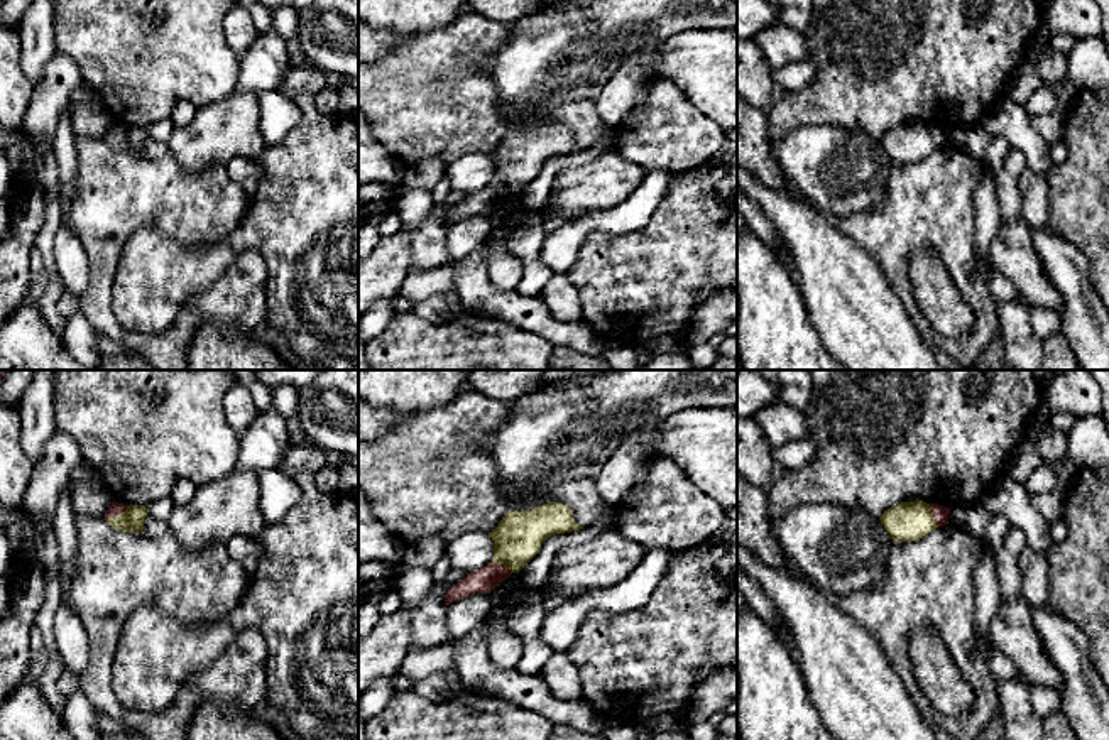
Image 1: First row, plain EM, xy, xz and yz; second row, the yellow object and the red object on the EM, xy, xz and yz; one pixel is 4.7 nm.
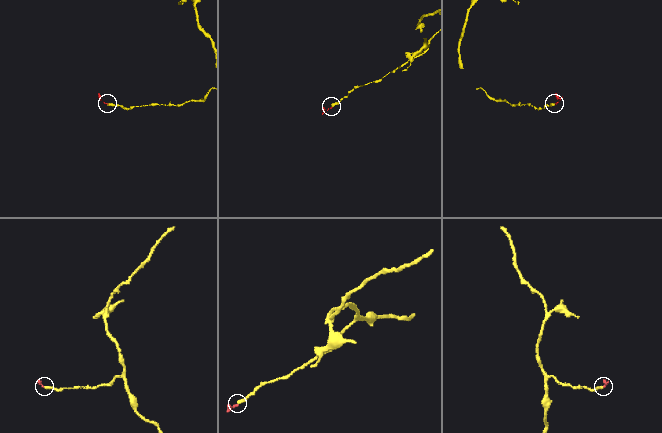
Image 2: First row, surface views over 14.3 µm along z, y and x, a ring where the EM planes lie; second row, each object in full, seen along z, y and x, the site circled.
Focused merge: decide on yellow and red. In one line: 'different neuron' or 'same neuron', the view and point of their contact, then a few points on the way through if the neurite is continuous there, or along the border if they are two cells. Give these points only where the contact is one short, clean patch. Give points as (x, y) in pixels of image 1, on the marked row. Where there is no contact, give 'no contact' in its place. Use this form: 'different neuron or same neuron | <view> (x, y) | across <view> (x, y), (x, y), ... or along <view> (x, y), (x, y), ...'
same neuron | xy (117, 516) | across xy (132, 519), (117, 516), (115, 509)

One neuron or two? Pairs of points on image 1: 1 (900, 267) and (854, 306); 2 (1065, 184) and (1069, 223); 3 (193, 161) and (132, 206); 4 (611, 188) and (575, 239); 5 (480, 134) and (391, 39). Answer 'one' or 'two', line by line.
1: two
2: one
3: two
4: two
5: two

